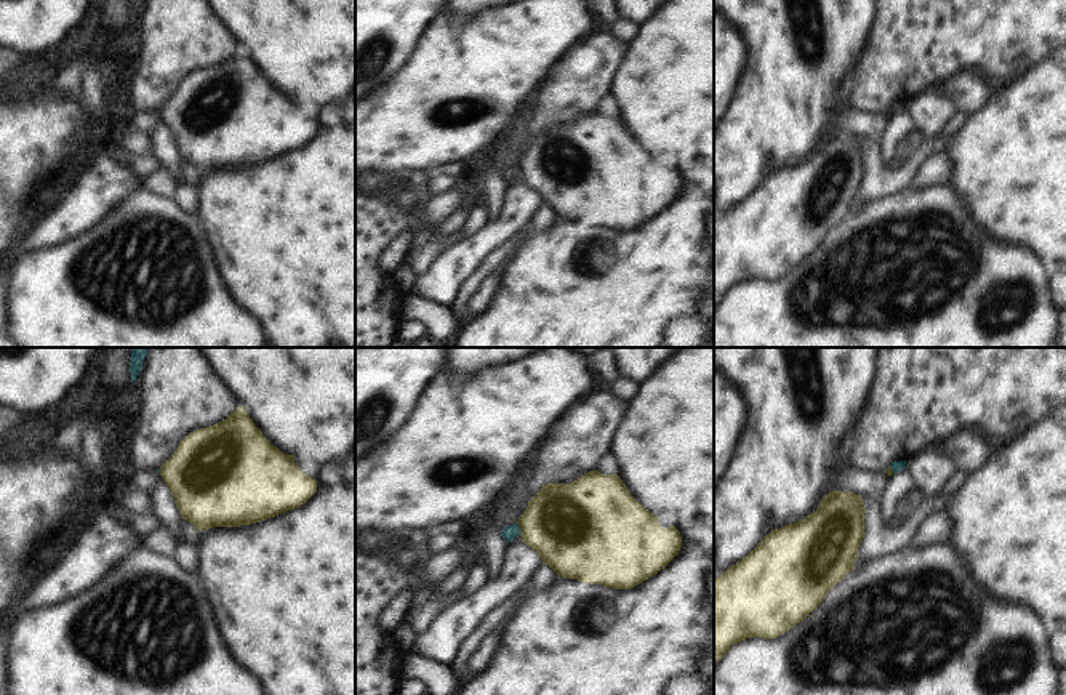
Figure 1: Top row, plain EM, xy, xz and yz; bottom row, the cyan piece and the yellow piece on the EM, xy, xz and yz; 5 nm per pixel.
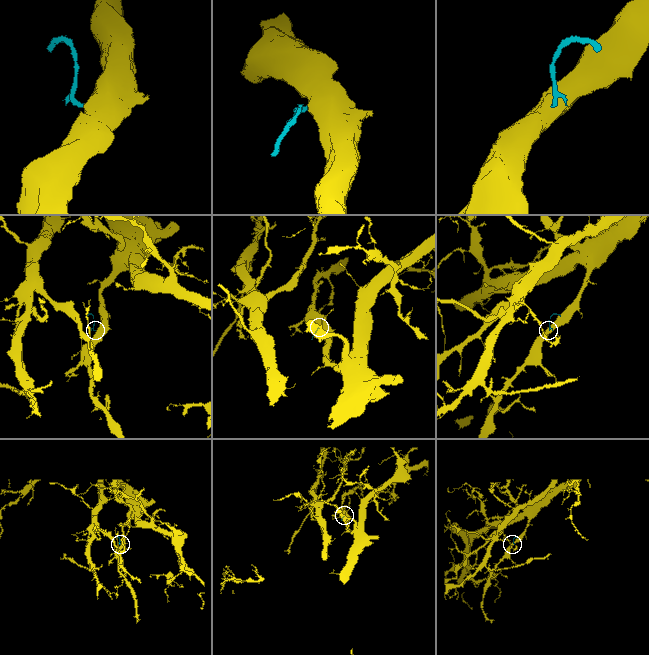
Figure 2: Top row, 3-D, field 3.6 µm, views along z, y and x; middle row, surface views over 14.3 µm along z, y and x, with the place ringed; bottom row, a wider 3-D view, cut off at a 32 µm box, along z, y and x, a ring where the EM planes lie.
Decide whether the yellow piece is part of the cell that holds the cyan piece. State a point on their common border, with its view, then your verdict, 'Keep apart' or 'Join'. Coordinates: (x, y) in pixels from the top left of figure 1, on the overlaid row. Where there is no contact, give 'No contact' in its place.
Touches cyan at xz (519, 527). Keep apart.

